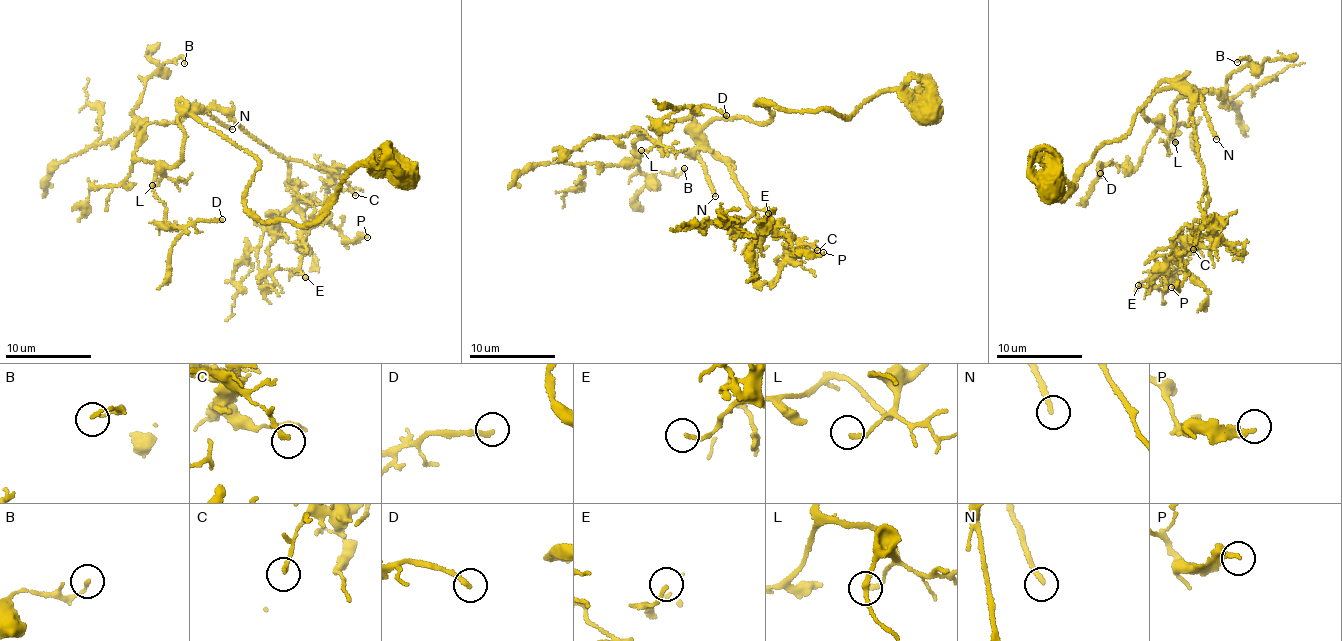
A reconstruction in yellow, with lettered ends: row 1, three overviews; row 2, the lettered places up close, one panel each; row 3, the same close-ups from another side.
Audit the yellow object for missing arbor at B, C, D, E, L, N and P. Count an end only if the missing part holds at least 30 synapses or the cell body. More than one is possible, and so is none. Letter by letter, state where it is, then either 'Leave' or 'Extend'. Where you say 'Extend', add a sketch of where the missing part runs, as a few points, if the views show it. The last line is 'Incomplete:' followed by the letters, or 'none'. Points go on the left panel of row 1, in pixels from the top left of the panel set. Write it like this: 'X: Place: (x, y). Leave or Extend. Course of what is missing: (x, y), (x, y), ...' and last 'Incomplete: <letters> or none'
B: Place: (184, 63). Leave
C: Place: (355, 195). Leave
D: Place: (222, 219). Leave
E: Place: (305, 277). Leave
L: Place: (152, 185). Leave
N: Place: (232, 129). Extend. Course of what is missing: (232, 129), (262, 143), (264, 176), (255, 208), (233, 211), (214, 227), (214, 257), (245, 272), (237, 262)
P: Place: (367, 237). Leave
Incomplete: N

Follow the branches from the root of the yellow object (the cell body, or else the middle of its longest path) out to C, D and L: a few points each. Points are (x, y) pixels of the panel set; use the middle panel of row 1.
C: (928, 113), (890, 90), (844, 118), (761, 101), (765, 122), (714, 119), (701, 131), (761, 221), (817, 250)
D: (928, 113), (890, 90), (844, 118), (761, 101), (765, 122), (692, 112), (650, 130), (686, 106), (726, 115)
L: (928, 113), (890, 90), (844, 118), (761, 101), (772, 114), (765, 122), (702, 126), (692, 112), (641, 150)

